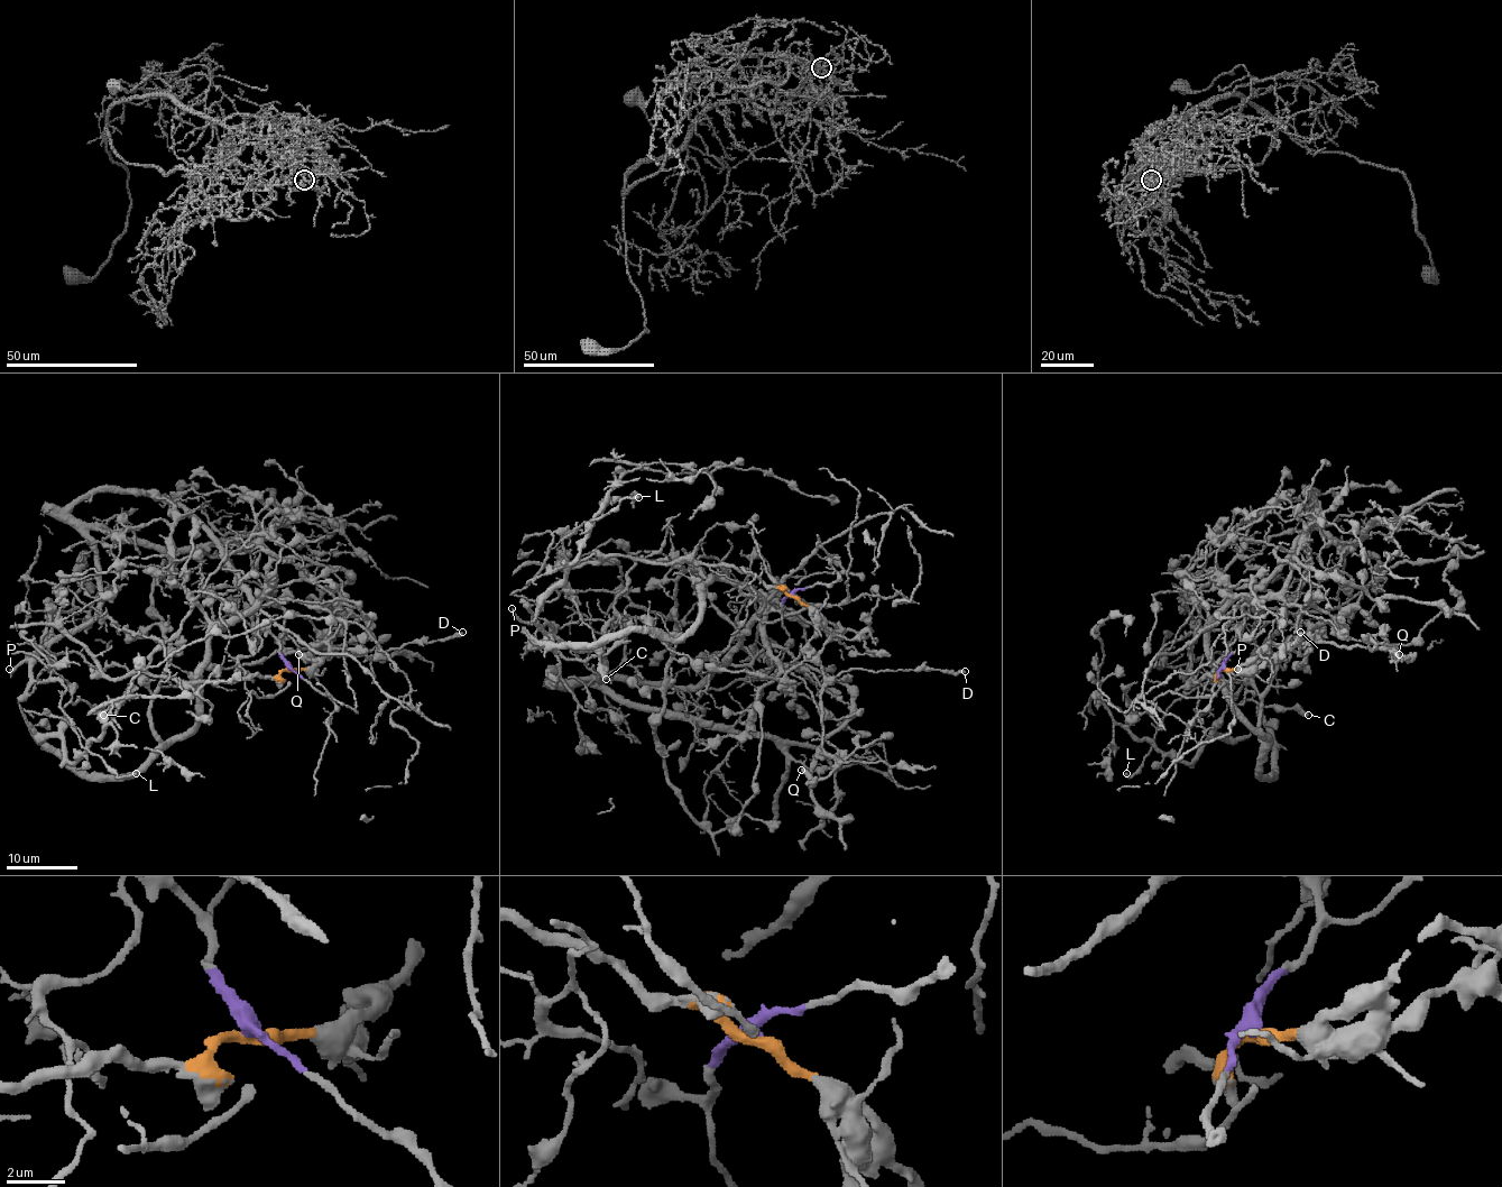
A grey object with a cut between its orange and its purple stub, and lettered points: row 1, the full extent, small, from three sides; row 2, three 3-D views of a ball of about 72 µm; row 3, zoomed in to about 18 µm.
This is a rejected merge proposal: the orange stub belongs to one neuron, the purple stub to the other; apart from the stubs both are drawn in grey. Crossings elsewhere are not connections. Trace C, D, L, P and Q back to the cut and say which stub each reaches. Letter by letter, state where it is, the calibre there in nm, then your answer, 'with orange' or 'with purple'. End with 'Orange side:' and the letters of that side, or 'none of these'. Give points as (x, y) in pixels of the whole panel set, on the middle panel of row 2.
C: place (606, 679); calibre 500 nm; with purple
D: place (965, 671); calibre 440 nm; with orange
L: place (638, 497); calibre 260 nm; with purple
P: place (512, 608); calibre 320 nm; with purple
Q: place (801, 770); calibre 400 nm; with orange
Orange side: D, Q

